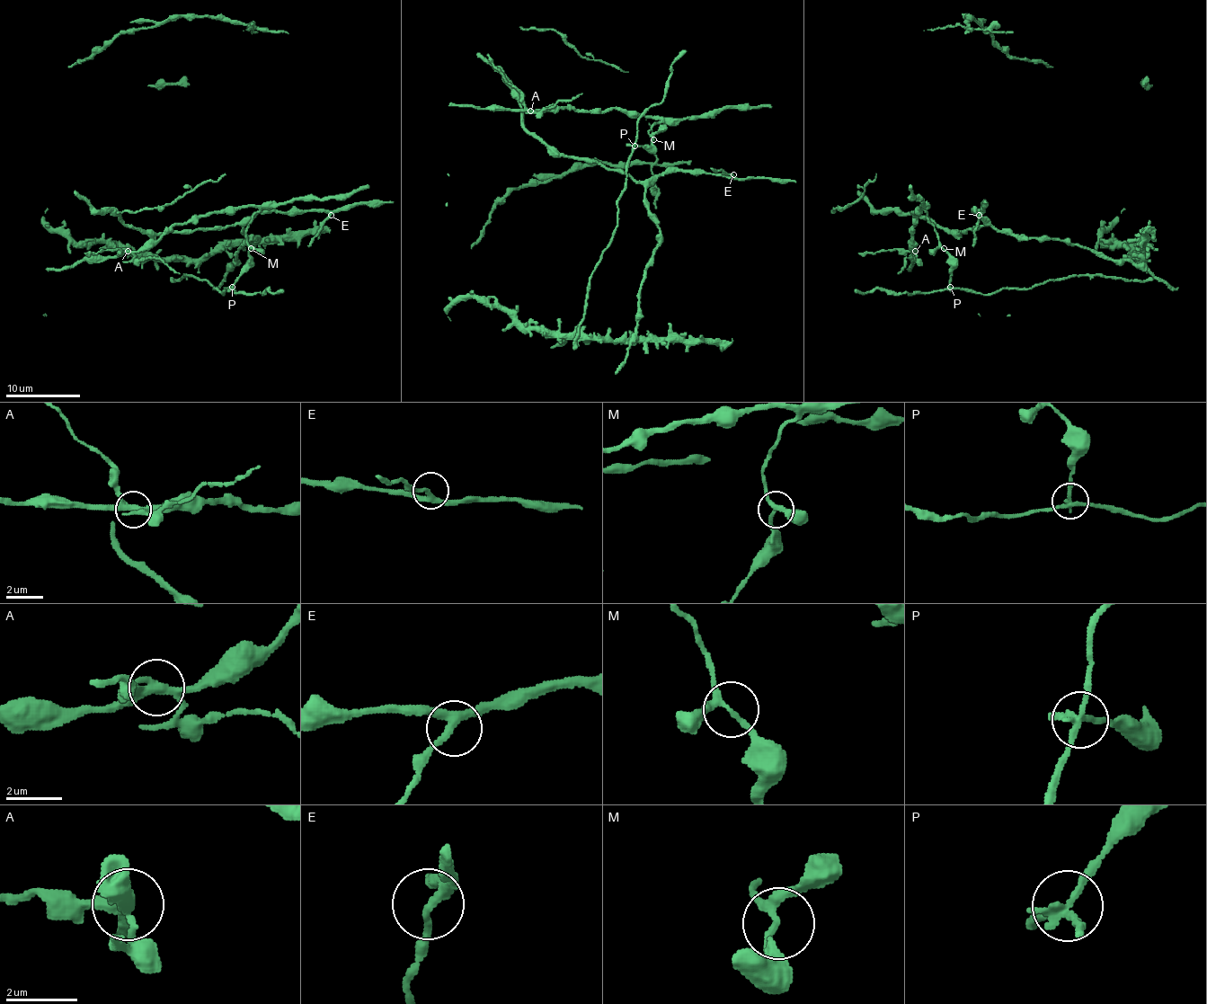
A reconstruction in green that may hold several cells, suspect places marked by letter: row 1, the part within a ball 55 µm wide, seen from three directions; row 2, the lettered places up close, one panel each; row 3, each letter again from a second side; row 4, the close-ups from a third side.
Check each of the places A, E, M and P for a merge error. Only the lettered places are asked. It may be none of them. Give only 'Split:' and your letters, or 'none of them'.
Split: A, P

